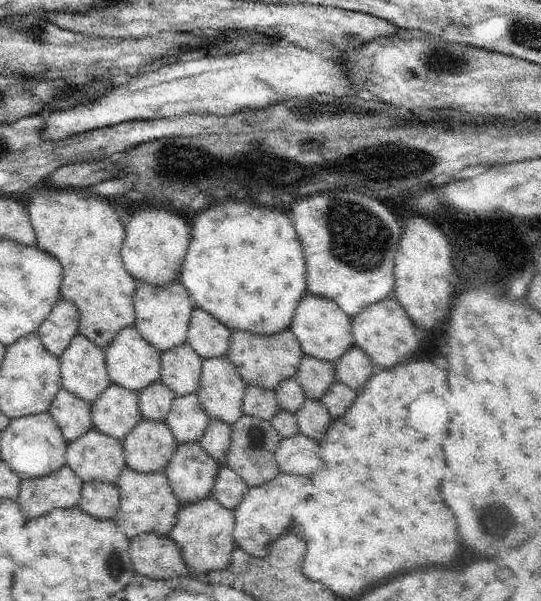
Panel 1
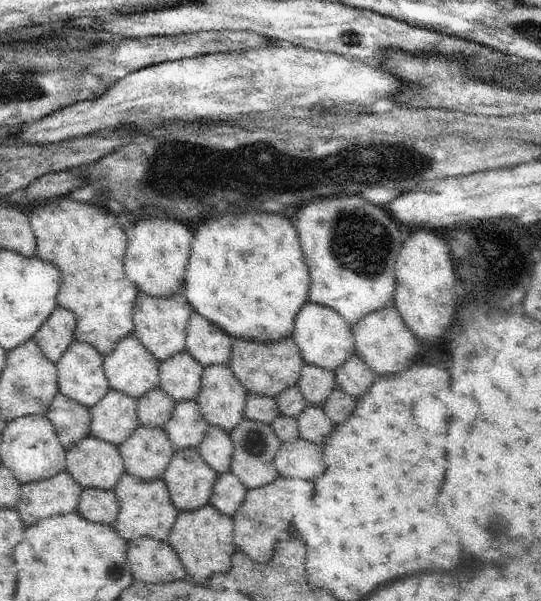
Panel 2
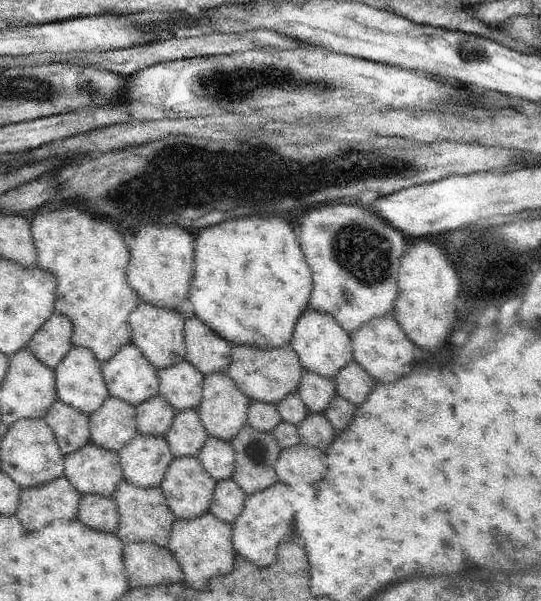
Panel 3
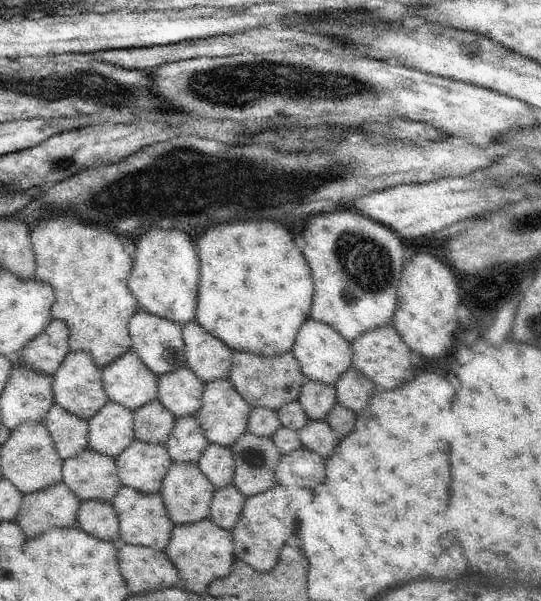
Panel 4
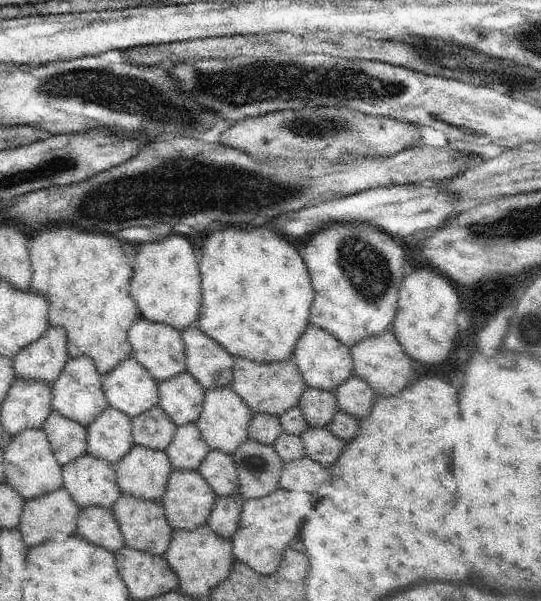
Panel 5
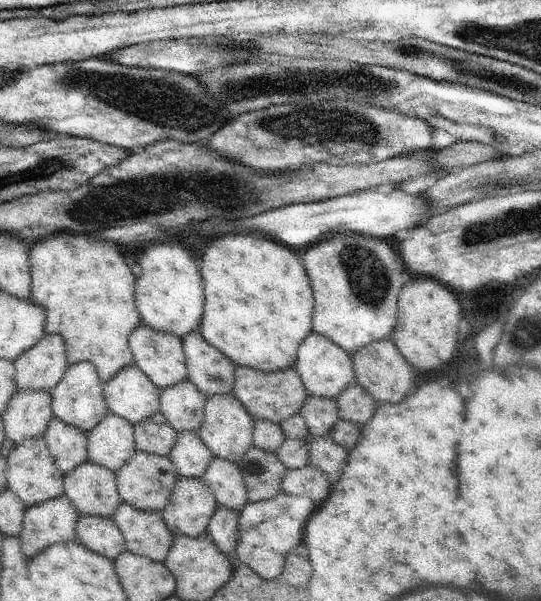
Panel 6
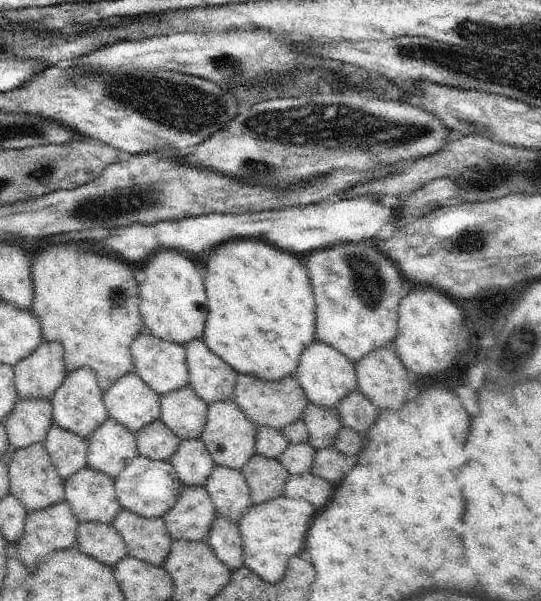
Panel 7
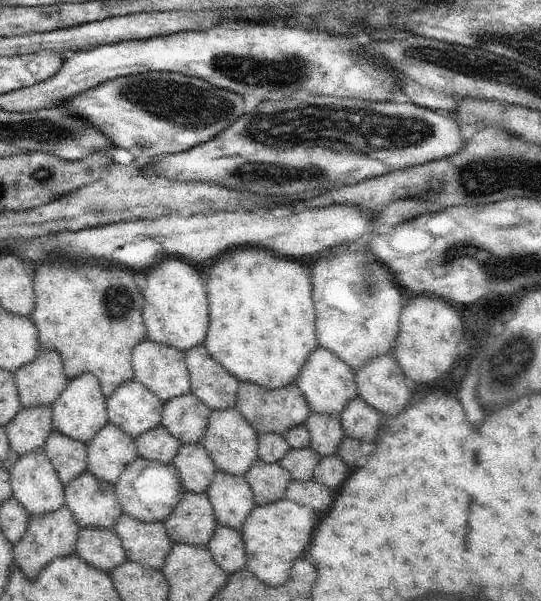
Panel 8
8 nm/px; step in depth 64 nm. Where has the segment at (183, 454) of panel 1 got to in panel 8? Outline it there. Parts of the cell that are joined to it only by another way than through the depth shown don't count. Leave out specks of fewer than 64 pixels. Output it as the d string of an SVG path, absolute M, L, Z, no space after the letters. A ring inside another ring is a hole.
M185 491L182 500L163 522L173 544L207 546L218 526L207 493Z

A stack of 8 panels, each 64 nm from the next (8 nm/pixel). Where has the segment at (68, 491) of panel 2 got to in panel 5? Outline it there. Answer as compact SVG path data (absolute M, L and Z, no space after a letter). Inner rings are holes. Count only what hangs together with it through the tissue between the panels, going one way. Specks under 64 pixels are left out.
M62 487L42 498L26 500L18 530L28 548L38 546L52 535L76 533L80 512L74 498Z

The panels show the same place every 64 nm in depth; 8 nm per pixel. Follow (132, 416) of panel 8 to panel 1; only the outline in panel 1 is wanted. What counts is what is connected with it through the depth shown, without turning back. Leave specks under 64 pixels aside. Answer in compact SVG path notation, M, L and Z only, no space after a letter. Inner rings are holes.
M135 325L125 326L105 348L105 361L109 379L127 389L140 392L161 378L159 352L148 342Z

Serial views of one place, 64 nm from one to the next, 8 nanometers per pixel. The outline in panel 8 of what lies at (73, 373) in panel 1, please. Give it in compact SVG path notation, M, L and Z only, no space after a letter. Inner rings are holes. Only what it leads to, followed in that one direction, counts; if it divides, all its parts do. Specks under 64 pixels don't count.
M84 373L72 380L69 380L66 388L58 395L52 404L53 417L52 428L74 440L88 444L91 438L109 422L106 397L102 394L99 380L92 373Z

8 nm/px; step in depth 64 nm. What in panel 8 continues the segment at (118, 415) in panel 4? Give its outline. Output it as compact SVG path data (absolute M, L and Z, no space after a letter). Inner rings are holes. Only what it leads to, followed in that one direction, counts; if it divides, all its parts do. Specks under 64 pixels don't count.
M110 422L90 439L87 447L87 471L111 485L139 457L136 441Z

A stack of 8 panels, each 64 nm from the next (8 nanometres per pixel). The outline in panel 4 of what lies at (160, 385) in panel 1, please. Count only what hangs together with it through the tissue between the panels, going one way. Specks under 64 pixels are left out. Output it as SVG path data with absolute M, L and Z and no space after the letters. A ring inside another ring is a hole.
M159 399L154 400L134 412L134 437L141 442L165 444L176 422L172 412Z

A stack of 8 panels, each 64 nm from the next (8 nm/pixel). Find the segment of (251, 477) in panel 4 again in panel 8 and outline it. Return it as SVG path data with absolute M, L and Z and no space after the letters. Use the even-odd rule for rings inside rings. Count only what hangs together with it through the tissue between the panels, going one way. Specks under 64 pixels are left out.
M256 459L244 478L253 492L253 501L261 507L285 498L291 474L279 462L267 463Z

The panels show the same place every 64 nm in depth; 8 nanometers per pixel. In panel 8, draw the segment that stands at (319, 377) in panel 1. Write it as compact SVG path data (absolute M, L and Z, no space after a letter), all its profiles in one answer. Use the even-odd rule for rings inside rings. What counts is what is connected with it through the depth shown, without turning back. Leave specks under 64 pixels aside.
M310 411L303 423L309 430L309 447L314 452L322 457L337 452L337 446L345 434L339 415Z

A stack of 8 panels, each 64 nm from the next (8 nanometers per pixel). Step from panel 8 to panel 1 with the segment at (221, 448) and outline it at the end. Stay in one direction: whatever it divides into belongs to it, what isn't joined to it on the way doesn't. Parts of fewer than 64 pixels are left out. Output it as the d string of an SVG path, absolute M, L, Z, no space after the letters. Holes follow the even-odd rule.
M230 357L207 358L202 361L197 395L210 418L219 418L232 426L242 415L246 384Z

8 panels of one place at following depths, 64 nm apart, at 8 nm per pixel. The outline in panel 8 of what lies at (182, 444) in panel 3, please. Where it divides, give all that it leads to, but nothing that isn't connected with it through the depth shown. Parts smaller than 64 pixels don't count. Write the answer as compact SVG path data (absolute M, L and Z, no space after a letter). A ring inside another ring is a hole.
M201 442L181 445L173 465L180 475L183 487L193 493L206 493L215 475L215 464Z

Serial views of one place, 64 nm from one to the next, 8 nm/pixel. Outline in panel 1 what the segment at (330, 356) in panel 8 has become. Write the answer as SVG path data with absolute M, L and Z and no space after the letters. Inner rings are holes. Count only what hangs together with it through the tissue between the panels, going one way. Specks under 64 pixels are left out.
M306 292L296 307L291 329L294 331L304 355L335 362L354 345L351 318L334 299Z

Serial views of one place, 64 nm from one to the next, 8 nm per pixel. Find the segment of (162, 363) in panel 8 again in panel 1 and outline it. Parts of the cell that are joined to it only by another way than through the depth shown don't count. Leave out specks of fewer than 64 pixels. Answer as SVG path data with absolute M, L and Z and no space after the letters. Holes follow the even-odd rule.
M180 279L171 280L163 285L139 281L133 294L133 307L135 310L134 325L159 354L186 343L191 312L196 306L193 296Z

